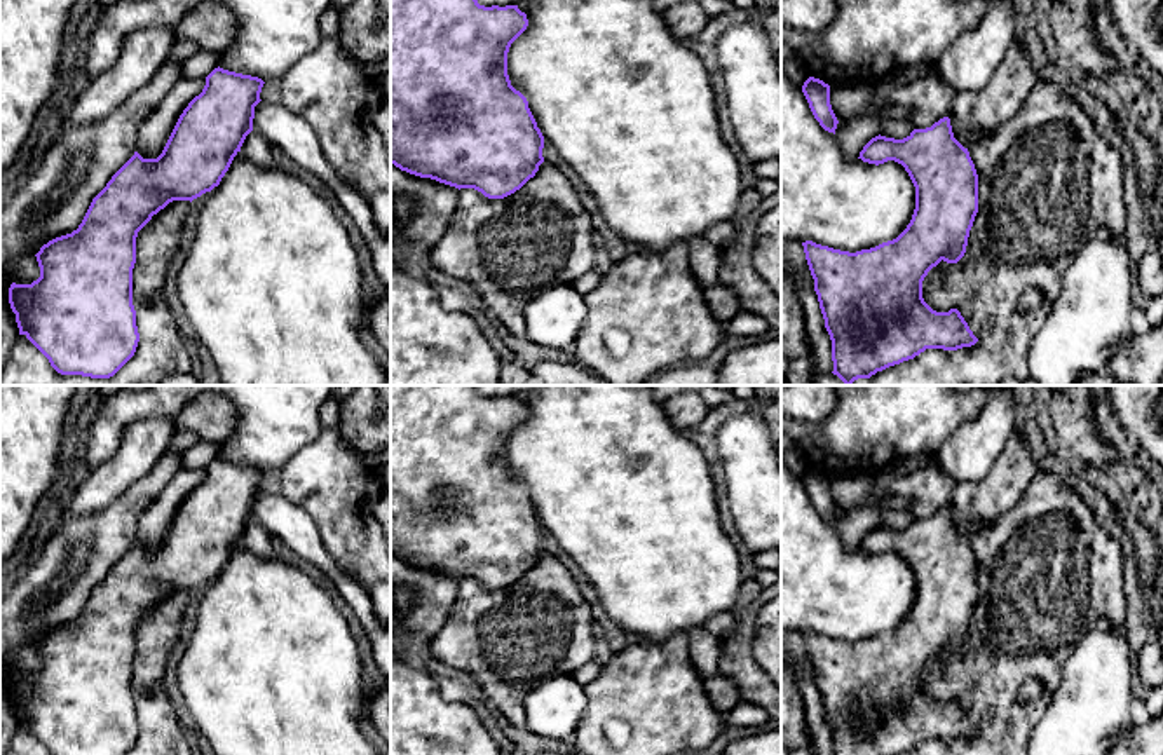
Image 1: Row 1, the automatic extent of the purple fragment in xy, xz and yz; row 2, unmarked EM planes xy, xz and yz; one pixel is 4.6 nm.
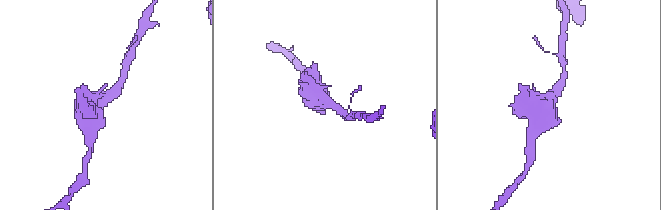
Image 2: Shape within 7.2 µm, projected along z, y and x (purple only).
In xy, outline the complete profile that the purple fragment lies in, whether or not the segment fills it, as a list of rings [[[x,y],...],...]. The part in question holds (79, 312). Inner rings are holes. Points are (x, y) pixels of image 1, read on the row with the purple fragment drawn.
[[[214,68],[206,85],[180,115],[162,153],[143,159],[138,152],[92,199],[71,234],[44,244],[35,255],[40,277],[9,288],[19,335],[24,335],[61,375],[113,377],[136,352],[139,333],[133,305],[133,269],[138,232],[173,201],[194,201],[220,185],[246,136],[253,131],[255,106],[263,80]]]

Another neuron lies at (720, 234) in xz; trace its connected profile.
[[[734,221],[717,223],[708,228],[703,237],[711,244],[724,248],[738,235]]]

